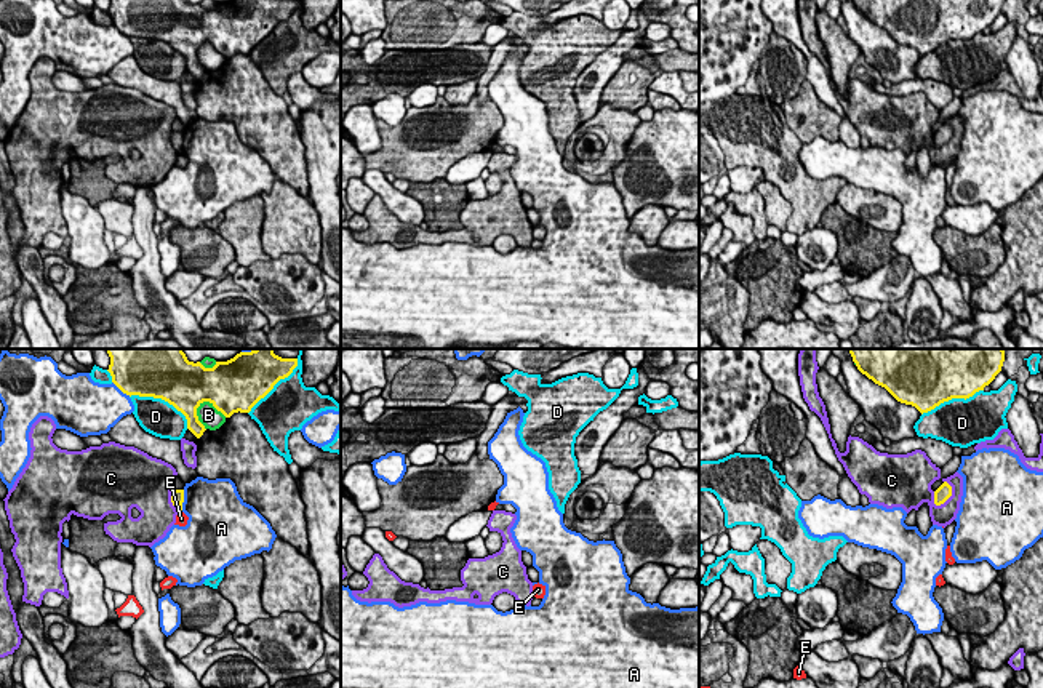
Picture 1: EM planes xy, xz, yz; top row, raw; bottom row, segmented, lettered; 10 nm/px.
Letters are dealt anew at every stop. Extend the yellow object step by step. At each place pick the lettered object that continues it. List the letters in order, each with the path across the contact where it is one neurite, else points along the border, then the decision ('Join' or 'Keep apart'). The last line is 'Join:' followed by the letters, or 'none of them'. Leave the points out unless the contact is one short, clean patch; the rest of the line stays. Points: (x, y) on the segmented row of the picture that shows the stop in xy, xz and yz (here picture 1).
A: Keep apart
B: Keep apart
C: Keep apart
D: Keep apart
E: Boundary: xy (181, 509), (178, 512). Keep apart
Join: none of them

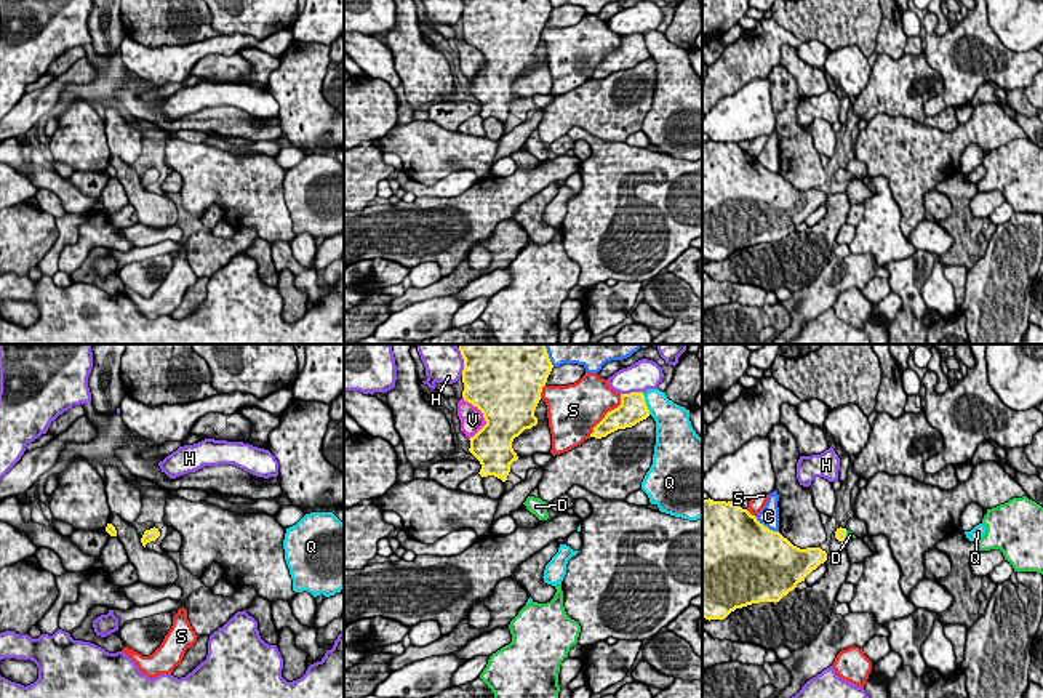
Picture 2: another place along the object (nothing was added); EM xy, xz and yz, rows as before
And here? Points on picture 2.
C: Keep apart
D: Path across: yz (840, 533), (845, 535), (850, 535). Join
H: Keep apart
Q: Keep apart
S: Keep apart
V: Keep apart
Join: D

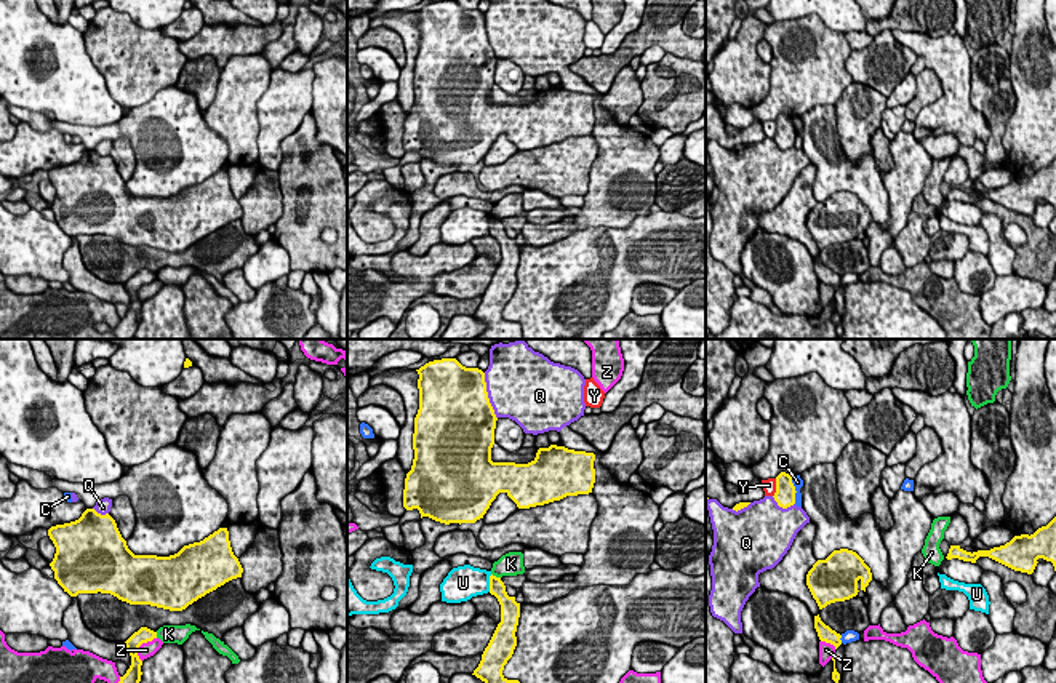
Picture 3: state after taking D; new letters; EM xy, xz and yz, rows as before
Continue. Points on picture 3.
C: Keep apart
K: Boundary: xz (492, 573), (500, 578). Keep apart
Q: Keep apart
U: Boundary: xz (492, 575), (488, 591). Keep apart
Y: Keep apart
Z: Keep apart
Join: none of them

